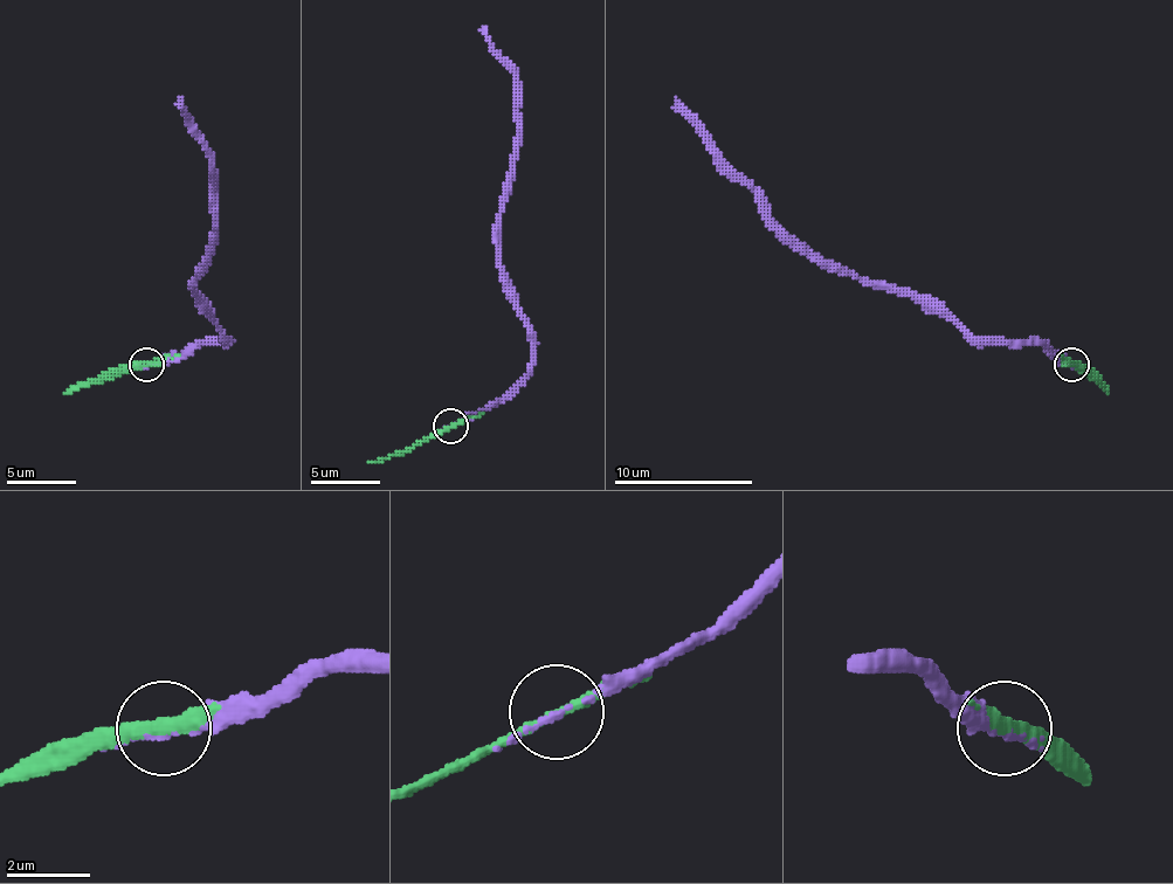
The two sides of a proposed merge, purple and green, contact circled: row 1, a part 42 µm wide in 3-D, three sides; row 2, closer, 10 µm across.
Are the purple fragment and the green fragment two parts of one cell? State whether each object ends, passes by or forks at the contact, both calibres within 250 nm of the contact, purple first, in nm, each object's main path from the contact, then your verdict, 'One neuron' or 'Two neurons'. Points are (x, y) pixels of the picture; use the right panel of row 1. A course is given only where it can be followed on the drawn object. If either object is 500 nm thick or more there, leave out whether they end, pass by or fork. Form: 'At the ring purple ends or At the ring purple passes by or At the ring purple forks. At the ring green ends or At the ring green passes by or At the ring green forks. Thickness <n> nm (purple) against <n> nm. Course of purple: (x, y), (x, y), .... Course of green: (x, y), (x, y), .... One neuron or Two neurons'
At the ring purple passes by. At the ring green passes by. Thickness 80 nm (purple) against 320 nm. Course of purple: (1073, 365), (1041, 344), (972, 340), (951, 319), (888, 285), (863, 285), (819, 264), (784, 229), (676, 97). Course of green: (1073, 365), (1080, 365), (1108, 393). One neuron

